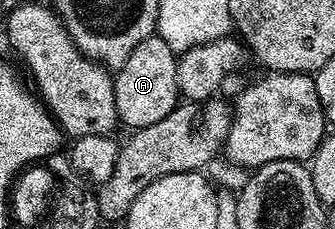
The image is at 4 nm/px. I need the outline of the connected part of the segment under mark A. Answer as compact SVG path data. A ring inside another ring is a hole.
M158 33L145 37L145 41L141 41L133 53L129 53L123 66L118 68L114 80L119 123L127 126L127 129L154 125L161 121L161 117L169 117L169 113L181 102L177 53Z

